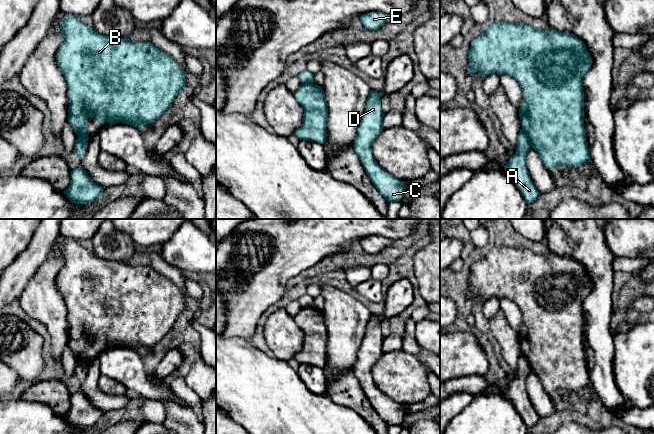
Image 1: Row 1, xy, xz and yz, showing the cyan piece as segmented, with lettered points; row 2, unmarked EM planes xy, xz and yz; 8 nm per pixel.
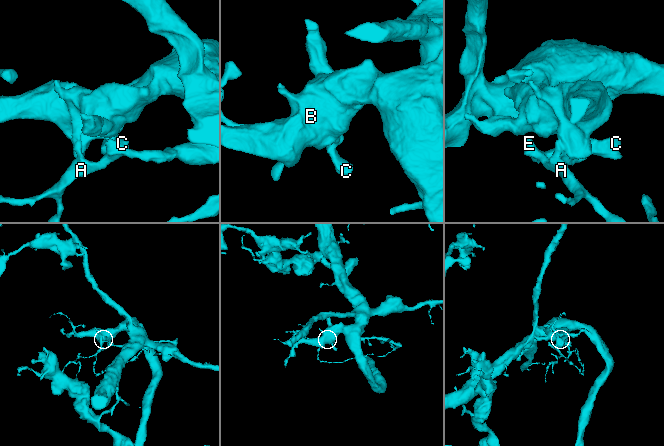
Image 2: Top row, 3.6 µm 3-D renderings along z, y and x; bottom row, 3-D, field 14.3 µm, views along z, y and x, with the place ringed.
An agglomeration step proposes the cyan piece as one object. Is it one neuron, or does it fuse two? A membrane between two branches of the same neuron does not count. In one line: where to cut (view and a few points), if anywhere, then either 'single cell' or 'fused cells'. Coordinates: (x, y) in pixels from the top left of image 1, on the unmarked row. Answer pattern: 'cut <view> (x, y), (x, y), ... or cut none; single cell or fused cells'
cut yz (521, 354), (526, 358), (531, 369); fused cells

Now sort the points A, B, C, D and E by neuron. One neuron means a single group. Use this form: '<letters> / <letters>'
A E / B C D

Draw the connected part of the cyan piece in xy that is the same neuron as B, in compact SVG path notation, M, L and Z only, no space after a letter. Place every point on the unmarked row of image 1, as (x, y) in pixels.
M66 239L59 247L63 265L56 276L57 288L65 302L69 322L68 347L78 362L86 363L87 343L91 342L110 349L122 346L139 350L146 355L145 348L154 348L172 329L178 317L185 312L184 293L166 276L150 266L132 266L127 262L117 262L99 258L84 248L79 241Z

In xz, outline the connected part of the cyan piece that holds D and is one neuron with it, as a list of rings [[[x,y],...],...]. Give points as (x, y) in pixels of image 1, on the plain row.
[[[370,314],[353,371],[366,398],[381,419],[388,426],[400,426],[406,414],[405,406],[399,405],[383,394],[372,378],[373,366],[384,353],[383,341],[381,319],[377,315]]]

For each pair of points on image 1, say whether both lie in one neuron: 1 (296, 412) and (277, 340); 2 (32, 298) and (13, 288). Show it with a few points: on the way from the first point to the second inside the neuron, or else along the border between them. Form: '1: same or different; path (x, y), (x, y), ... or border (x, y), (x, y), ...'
1: different; border (274, 356), (286, 362)
2: different; border (35, 272), (18, 298)

